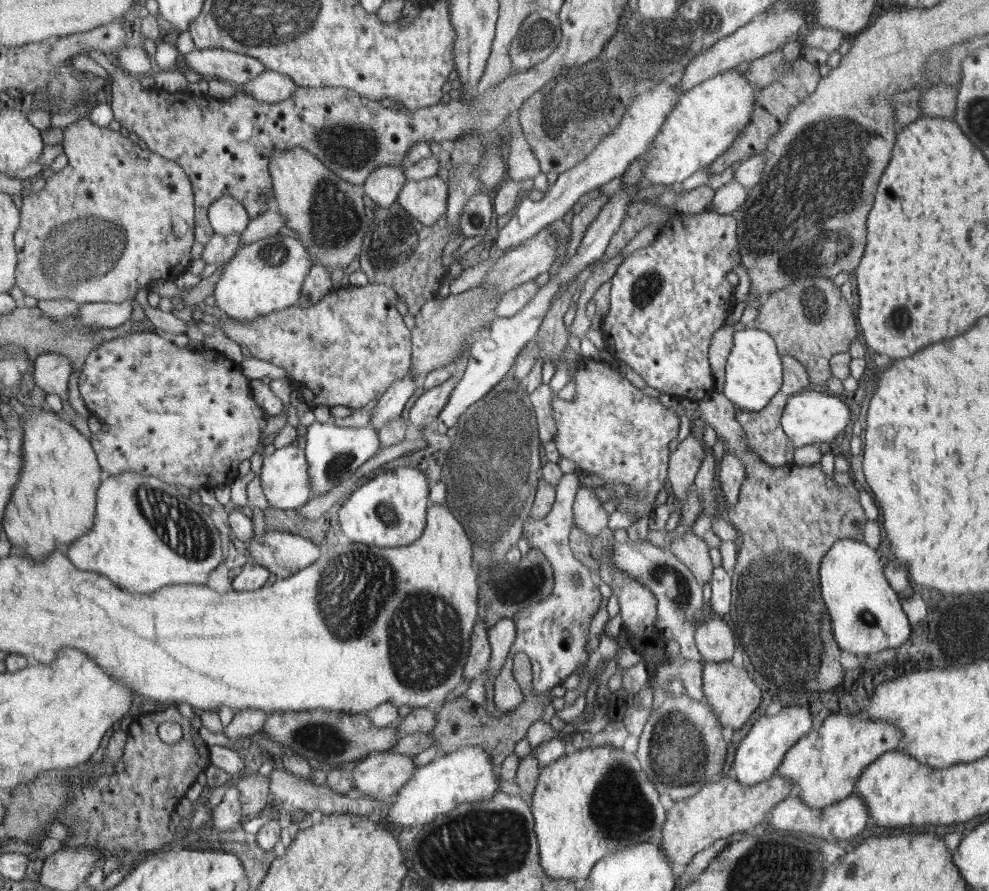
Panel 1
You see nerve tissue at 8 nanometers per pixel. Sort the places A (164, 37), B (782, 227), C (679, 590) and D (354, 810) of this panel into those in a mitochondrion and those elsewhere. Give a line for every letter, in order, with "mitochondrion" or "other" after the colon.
A: other
B: mitochondrion
C: mitochondrion
D: other

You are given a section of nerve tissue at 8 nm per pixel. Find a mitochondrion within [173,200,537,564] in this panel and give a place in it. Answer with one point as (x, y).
(396, 235)

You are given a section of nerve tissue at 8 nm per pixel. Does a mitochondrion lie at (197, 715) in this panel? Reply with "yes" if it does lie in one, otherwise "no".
no

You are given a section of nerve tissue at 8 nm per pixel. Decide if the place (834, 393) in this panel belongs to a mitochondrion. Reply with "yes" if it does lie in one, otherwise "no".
no

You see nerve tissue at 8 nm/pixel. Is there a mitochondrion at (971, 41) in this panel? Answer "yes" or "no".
no

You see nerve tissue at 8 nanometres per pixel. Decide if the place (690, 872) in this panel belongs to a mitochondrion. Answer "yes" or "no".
no

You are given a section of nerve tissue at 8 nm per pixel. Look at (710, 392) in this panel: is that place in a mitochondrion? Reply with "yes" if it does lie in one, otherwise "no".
no

